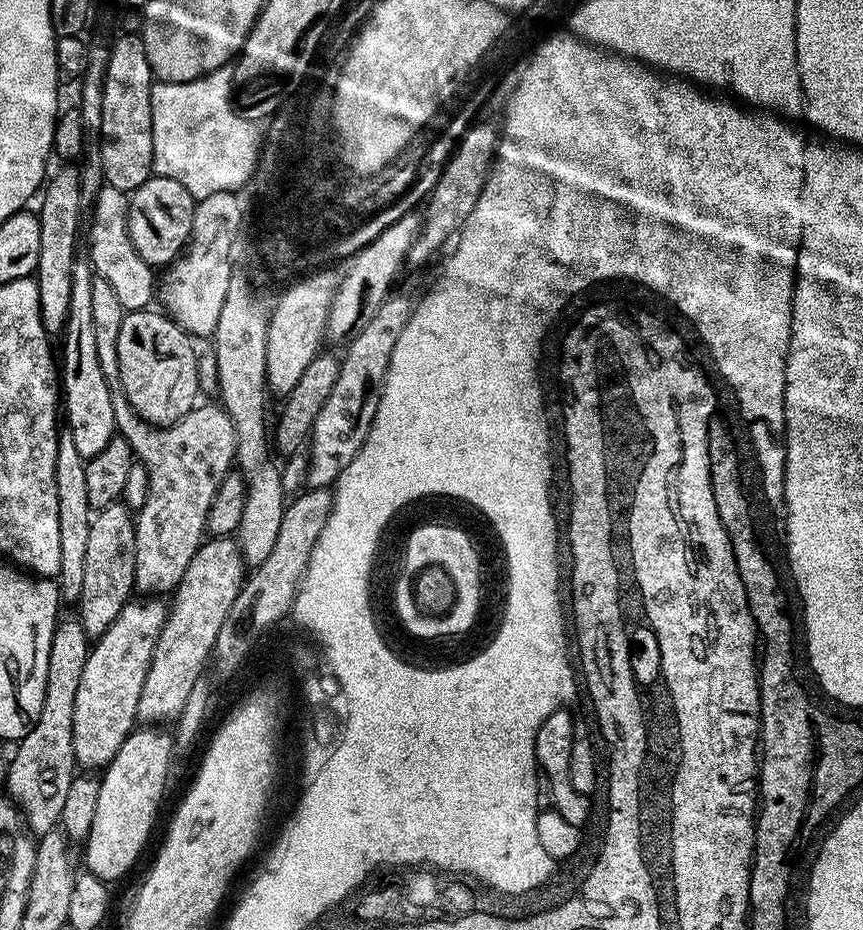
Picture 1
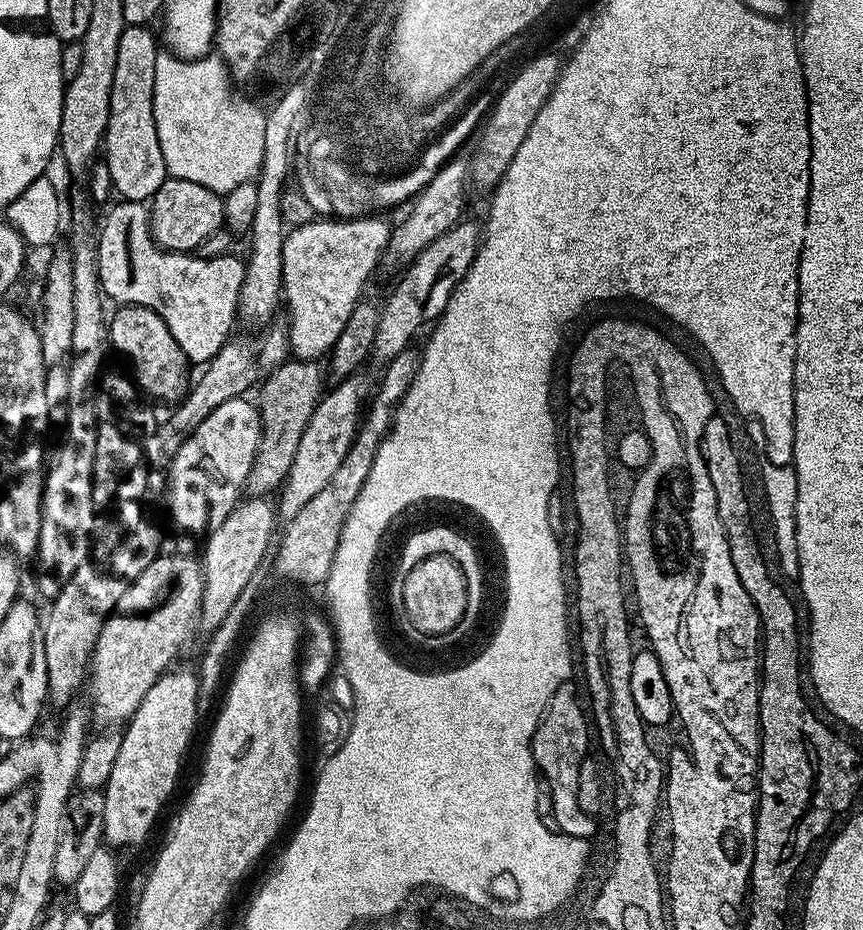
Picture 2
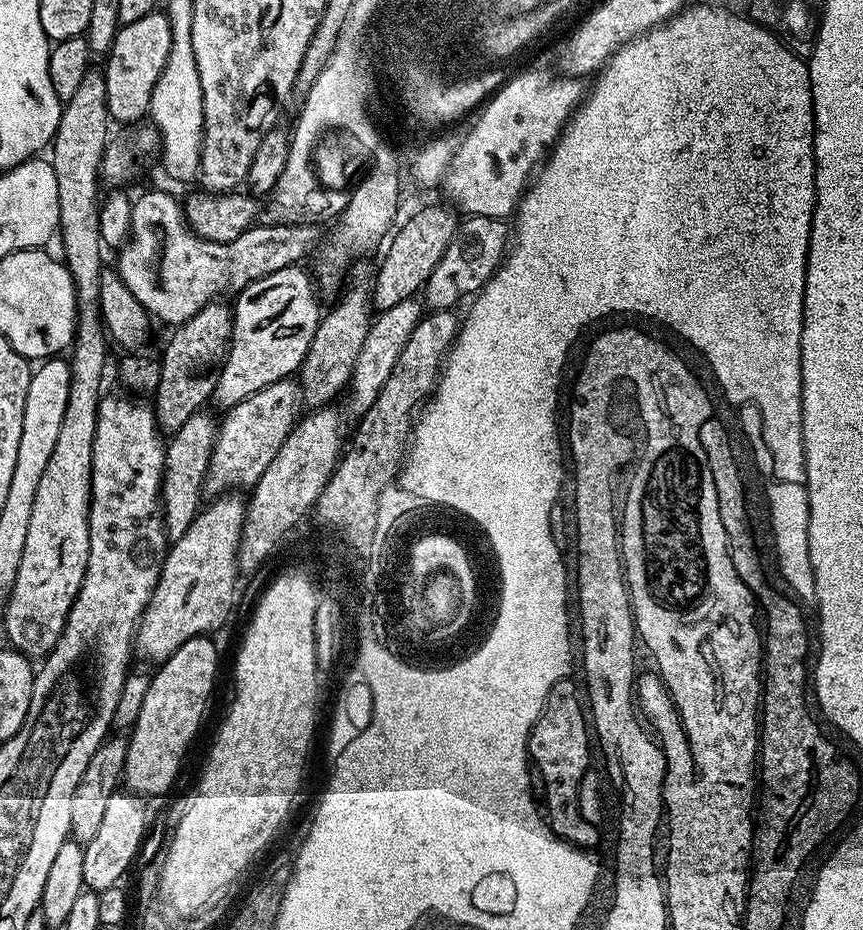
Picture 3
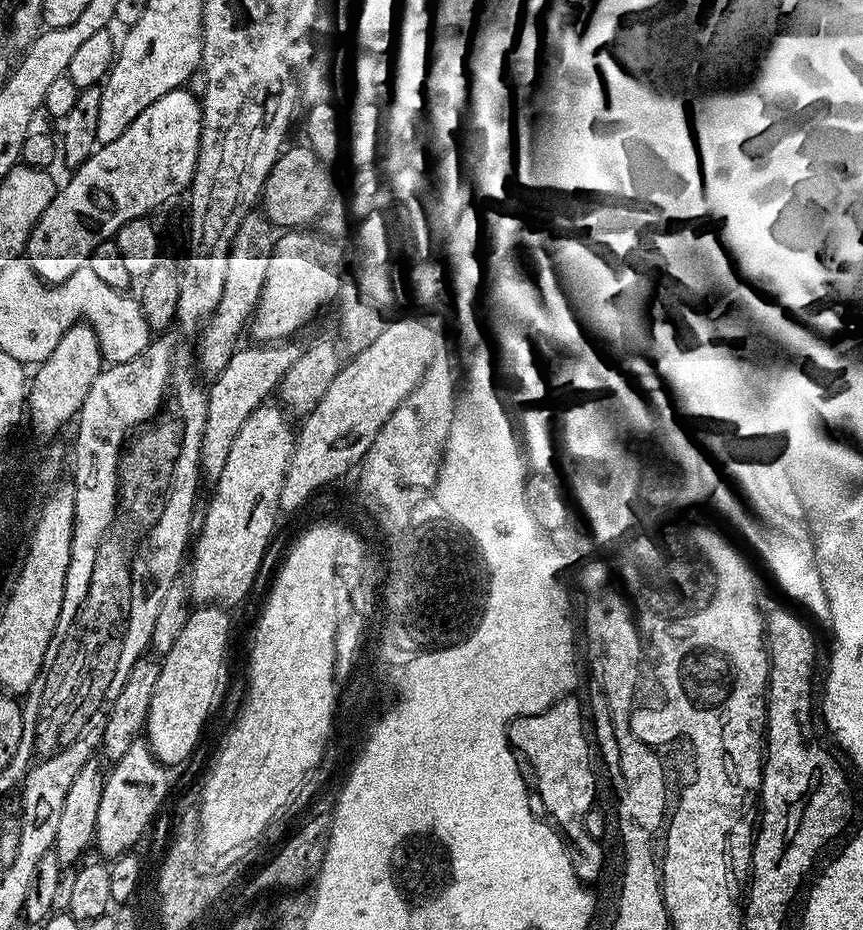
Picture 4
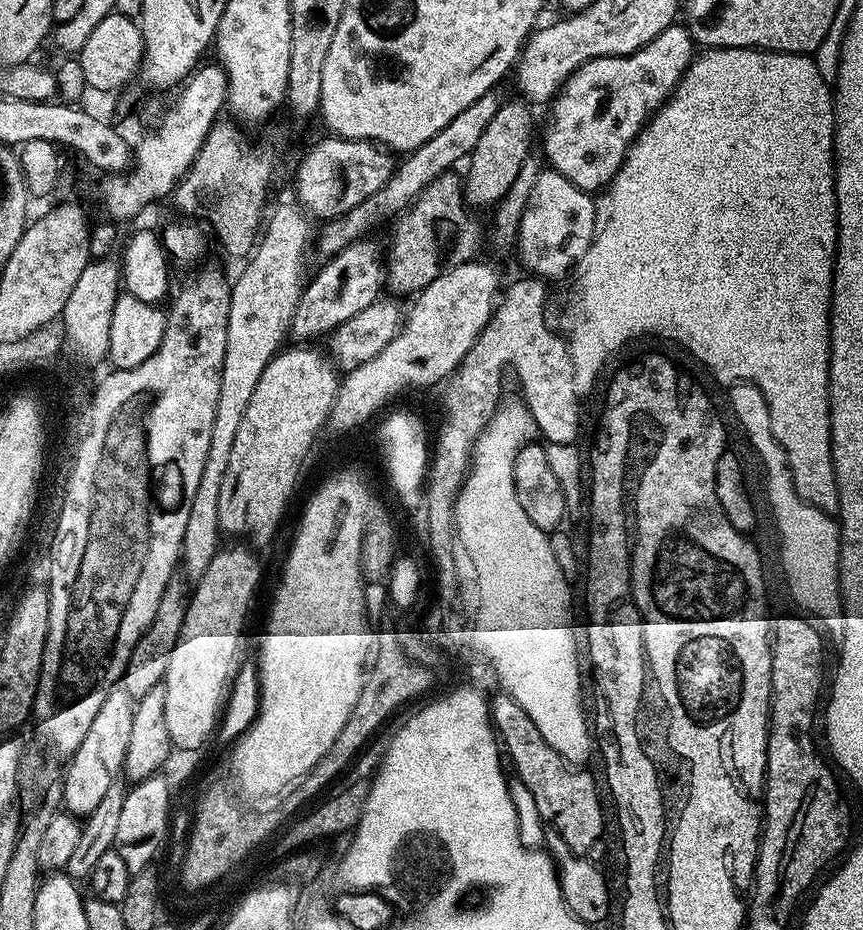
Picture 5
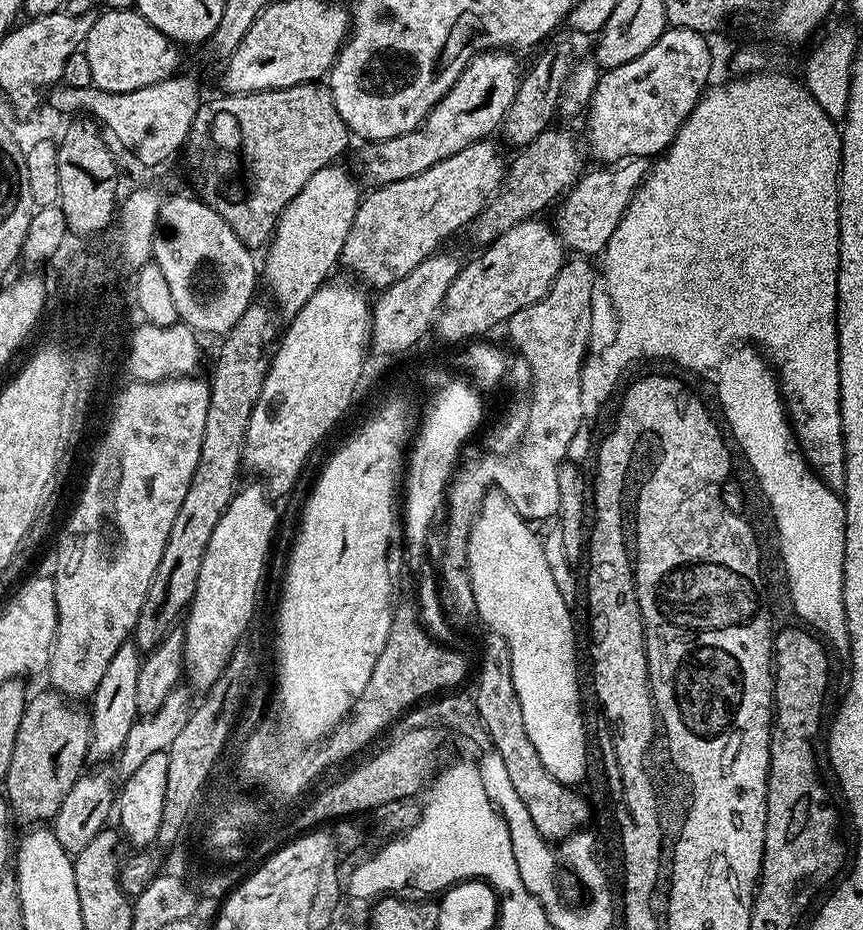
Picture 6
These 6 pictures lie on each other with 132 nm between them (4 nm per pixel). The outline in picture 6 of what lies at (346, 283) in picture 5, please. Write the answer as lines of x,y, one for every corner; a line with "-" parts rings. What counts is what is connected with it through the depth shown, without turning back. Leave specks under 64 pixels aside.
492,138
479,140
466,146
466,150
458,150
458,154
450,154
450,158
439,160
430,166
430,170
414,174
414,178
402,178
398,182
373,187
372,192
361,199
355,212
350,233
342,246
340,264
372,284
376,290
383,290
410,274
418,262
433,255
443,245
440,243
450,239
459,228
467,229
504,183
506,160
500,157
494,141

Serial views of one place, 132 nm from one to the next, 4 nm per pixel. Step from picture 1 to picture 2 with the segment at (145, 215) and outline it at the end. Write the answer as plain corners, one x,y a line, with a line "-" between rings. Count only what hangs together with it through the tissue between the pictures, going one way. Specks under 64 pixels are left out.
166,179
153,194
148,208
148,225
152,236
167,252
195,253
207,236
225,227
225,197
195,182

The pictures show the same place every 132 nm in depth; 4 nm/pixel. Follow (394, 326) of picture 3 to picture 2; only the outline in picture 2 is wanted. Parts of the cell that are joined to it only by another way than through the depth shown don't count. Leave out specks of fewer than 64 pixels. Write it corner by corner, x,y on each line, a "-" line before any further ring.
362,372
350,375
340,383
333,385
321,397
318,406
303,431
294,454
293,465
281,484
277,499
277,517
287,523
294,518
315,494
330,482
344,456
346,456
358,431
362,419
364,403
369,395
368,380

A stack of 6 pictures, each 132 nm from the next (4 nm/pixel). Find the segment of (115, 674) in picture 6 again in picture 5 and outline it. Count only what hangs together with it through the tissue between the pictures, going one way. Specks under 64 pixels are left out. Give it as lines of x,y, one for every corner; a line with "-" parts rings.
117,686
106,694
106,702
98,710
86,738
82,738
82,746
74,750
67,761
68,769
62,775
60,798
63,811
74,816
88,817
97,809
98,802
105,797
106,790
114,780
122,776
126,762
126,746
130,746
130,729
134,723
134,701
122,686

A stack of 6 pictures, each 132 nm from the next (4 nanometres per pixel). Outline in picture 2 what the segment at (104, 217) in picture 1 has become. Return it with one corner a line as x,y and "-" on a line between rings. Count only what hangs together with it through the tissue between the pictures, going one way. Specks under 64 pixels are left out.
121,199
120,204
116,204
108,212
108,217
105,218
104,224
99,225
98,228
98,247
100,249
100,287
103,295
109,301
117,300
115,303
120,306
127,306
129,304
137,304
143,308
154,310
154,314
158,314
158,318
162,318
162,322
166,322
166,326
170,330
170,334
174,334
174,338
178,342
178,346
182,346
185,356
193,365
199,366
207,365
208,361
212,360
218,354
218,350
222,350
222,346
228,343
230,337
233,335
232,327
238,324
238,313
236,307
238,306
238,298
242,290
242,282
244,281
244,266
245,261
240,260
236,256
200,256
201,254
189,254
187,252
167,252
165,248
161,248
156,243
156,239
152,236
152,231
148,225
148,208
145,207
141,201

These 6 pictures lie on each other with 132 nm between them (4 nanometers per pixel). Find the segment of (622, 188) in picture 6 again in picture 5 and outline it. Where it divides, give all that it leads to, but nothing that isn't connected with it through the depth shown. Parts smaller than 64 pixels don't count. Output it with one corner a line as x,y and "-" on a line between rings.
546,170
538,178
538,184
530,193
522,214
519,232
516,235
514,251
536,278
564,276
583,261
586,250
598,231
596,204
593,193
584,192
574,186
562,174

